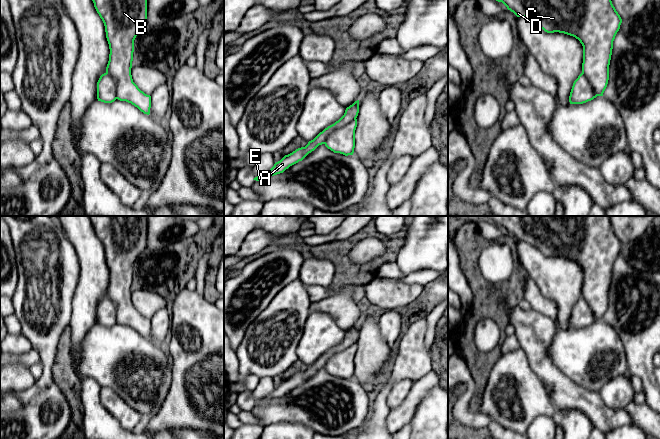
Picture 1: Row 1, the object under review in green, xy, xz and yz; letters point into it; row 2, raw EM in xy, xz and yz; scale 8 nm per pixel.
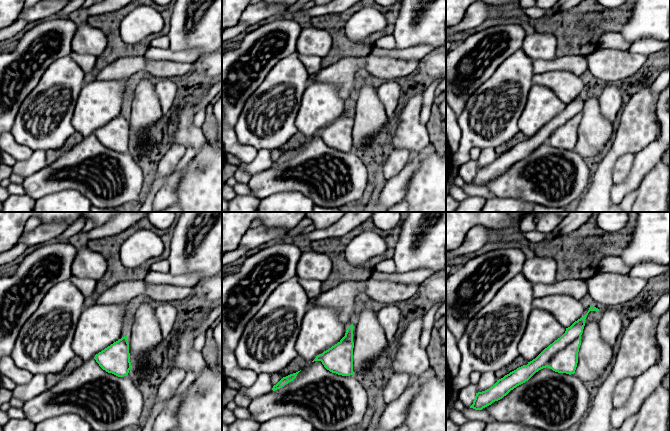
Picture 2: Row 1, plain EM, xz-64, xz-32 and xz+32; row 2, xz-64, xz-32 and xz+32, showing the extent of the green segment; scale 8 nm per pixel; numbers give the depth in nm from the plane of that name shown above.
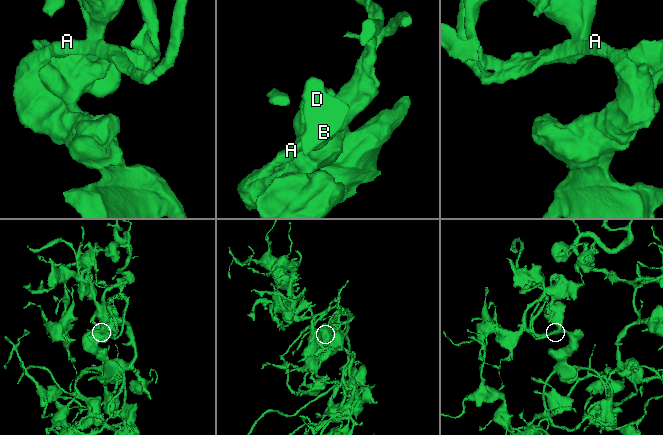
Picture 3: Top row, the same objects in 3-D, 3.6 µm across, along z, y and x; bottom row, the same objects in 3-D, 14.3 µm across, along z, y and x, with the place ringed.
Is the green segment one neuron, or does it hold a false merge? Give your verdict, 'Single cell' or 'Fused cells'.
Single cell

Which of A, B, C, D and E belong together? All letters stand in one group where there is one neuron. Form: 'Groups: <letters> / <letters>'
Groups: A B C D E

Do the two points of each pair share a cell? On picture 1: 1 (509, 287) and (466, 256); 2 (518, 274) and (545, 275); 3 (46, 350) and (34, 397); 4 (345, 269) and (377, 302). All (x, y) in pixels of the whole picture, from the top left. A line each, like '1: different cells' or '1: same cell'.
1: same cell
2: different cells
3: same cell
4: different cells

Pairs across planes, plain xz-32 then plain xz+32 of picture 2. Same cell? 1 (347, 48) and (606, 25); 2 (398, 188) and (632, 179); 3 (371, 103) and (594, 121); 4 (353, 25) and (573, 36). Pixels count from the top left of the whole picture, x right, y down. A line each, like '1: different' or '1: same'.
1: same
2: same
3: same
4: different

